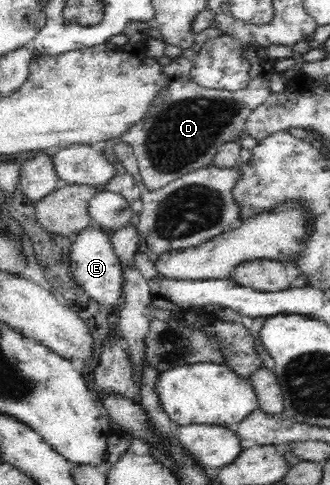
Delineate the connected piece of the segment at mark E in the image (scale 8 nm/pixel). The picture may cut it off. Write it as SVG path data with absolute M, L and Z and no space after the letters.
M92 223L77 232L77 239L71 245L70 269L76 284L81 287L85 293L92 297L99 304L107 307L118 306L119 299L123 295L125 287L125 268L115 254L111 242L112 232L106 230L101 225Z

